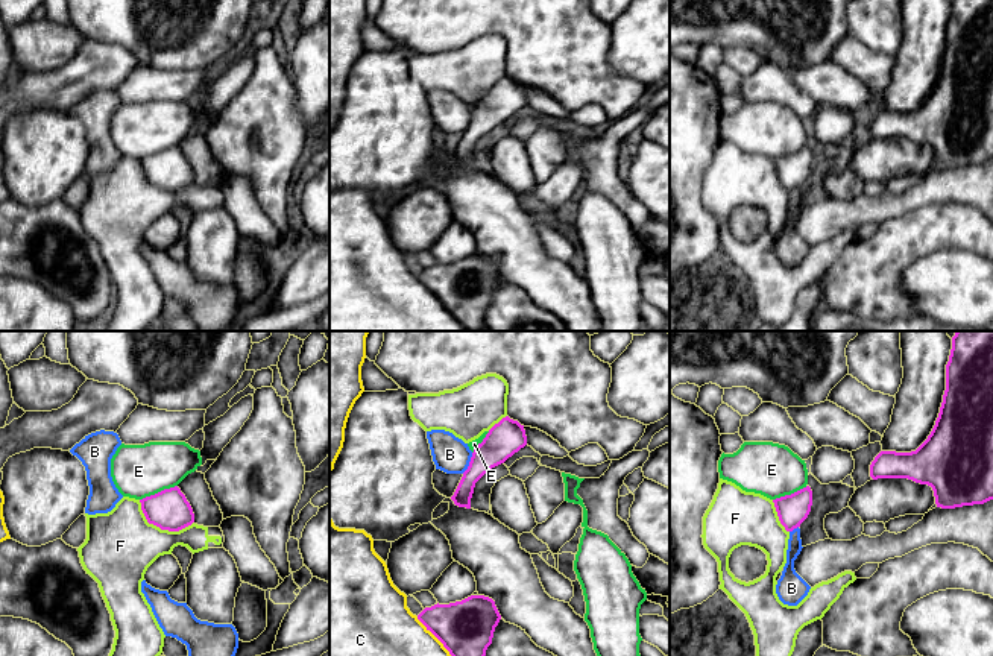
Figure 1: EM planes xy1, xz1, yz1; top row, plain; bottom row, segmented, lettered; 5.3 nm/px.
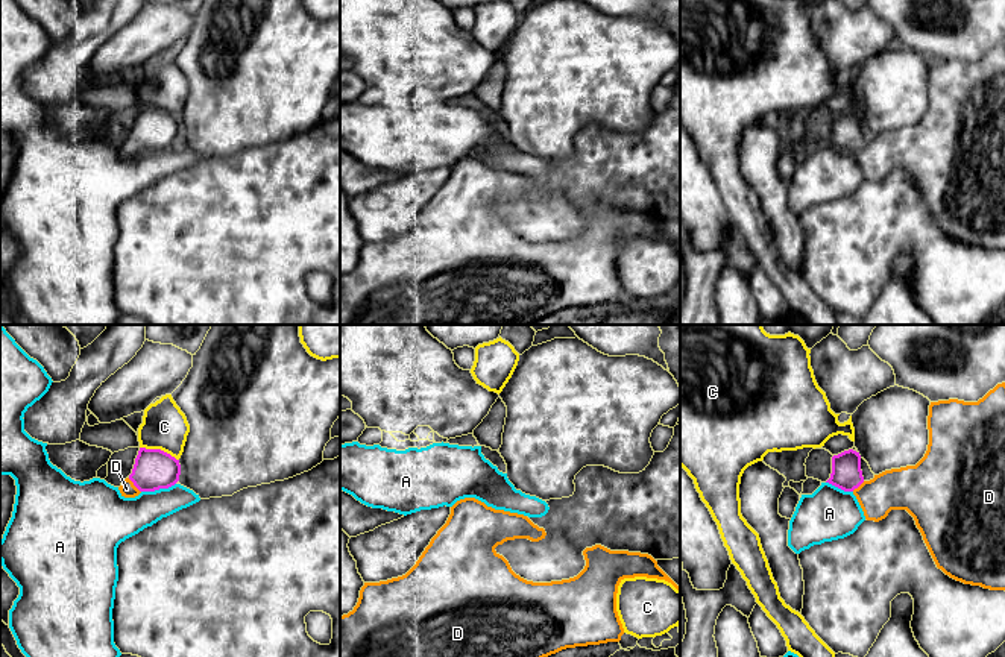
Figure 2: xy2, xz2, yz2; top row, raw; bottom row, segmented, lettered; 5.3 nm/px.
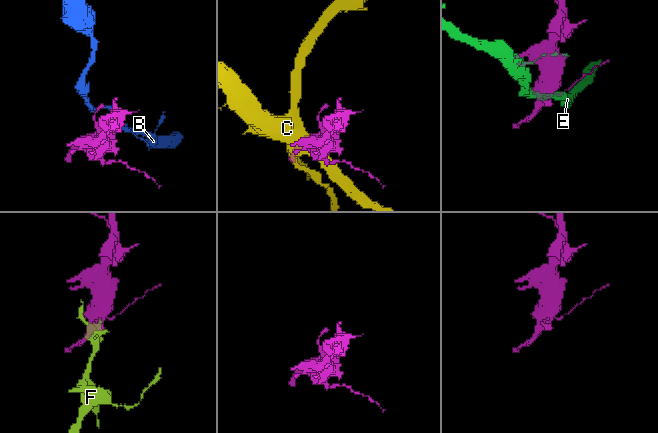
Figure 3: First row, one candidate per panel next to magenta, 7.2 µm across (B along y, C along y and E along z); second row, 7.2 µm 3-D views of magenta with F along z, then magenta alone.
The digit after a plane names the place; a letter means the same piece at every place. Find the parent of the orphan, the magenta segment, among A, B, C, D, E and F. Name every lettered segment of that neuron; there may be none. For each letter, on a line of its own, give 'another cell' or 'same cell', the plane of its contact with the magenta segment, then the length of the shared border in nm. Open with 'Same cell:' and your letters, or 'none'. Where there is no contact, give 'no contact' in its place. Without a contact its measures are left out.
Same cell: D
A: another cell; contact in xy2; length 190 nm
B: another cell; contact in xz1; length 130 nm
C: another cell; contact in xz1; length 400 nm
D: same cell; contact in xy2; length 100 nm
E: another cell; contact in xy1; length 220 nm
F: another cell; contact in xy1; length 320 nm

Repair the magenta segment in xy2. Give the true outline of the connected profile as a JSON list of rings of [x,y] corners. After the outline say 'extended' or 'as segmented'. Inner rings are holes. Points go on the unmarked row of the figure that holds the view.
[[[140,108],[132,134],[118,147],[121,156],[135,158],[141,152],[169,149],[179,141],[179,120],[161,109]]] | extended

